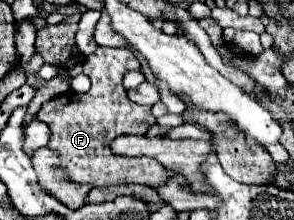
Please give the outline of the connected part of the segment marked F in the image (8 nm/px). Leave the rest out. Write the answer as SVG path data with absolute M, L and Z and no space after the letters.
M98 47L94 55L86 57L84 73L90 77L92 87L84 95L58 95L42 105L36 119L44 121L50 131L52 139L48 143L60 159L62 167L66 169L68 177L76 183L90 183L94 187L110 187L122 183L138 183L146 187L160 187L174 171L168 171L160 163L140 163L140 159L124 159L112 153L110 141L120 135L143 135L156 123L154 115L148 112L148 107L136 105L126 97L126 89L122 87L122 75L130 69L140 69L136 55L128 49L112 49L112 47Z

